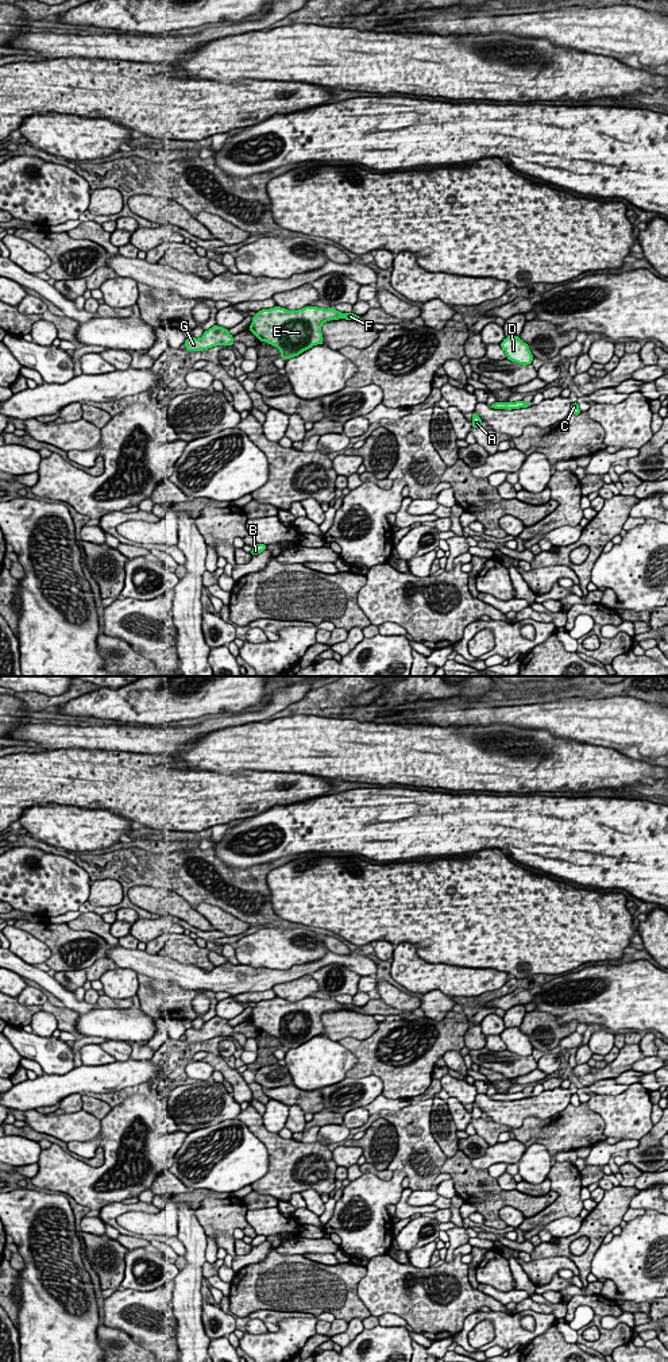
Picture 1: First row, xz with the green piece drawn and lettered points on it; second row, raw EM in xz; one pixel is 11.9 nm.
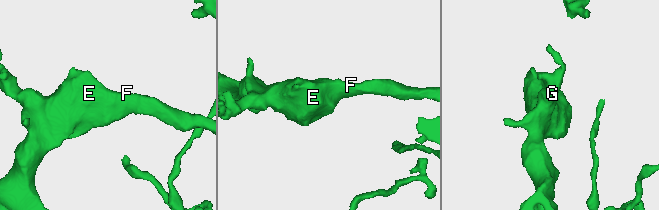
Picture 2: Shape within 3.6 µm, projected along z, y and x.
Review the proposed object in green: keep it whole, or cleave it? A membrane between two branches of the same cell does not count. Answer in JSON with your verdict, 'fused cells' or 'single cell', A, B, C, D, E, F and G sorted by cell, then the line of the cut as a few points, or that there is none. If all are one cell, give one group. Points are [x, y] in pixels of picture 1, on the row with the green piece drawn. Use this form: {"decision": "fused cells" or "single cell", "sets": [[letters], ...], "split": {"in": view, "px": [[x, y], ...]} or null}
{"decision": "single cell", "sets": [["A", "B", "C", "D", "E", "F", "G"]], "split": null}

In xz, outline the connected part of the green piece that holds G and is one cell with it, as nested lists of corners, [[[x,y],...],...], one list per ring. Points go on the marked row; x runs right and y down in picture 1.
[[[213,325],[200,339],[188,337],[185,340],[186,351],[204,351],[216,346],[233,346],[233,336],[227,328]]]

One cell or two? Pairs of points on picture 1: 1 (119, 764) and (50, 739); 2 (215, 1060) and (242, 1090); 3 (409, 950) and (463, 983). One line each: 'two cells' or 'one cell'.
1: two cells
2: one cell
3: one cell

